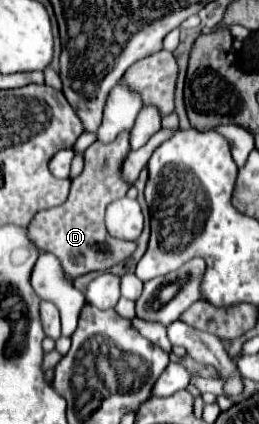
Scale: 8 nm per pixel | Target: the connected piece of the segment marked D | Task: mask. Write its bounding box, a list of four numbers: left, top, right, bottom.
[27,133,135,281]

